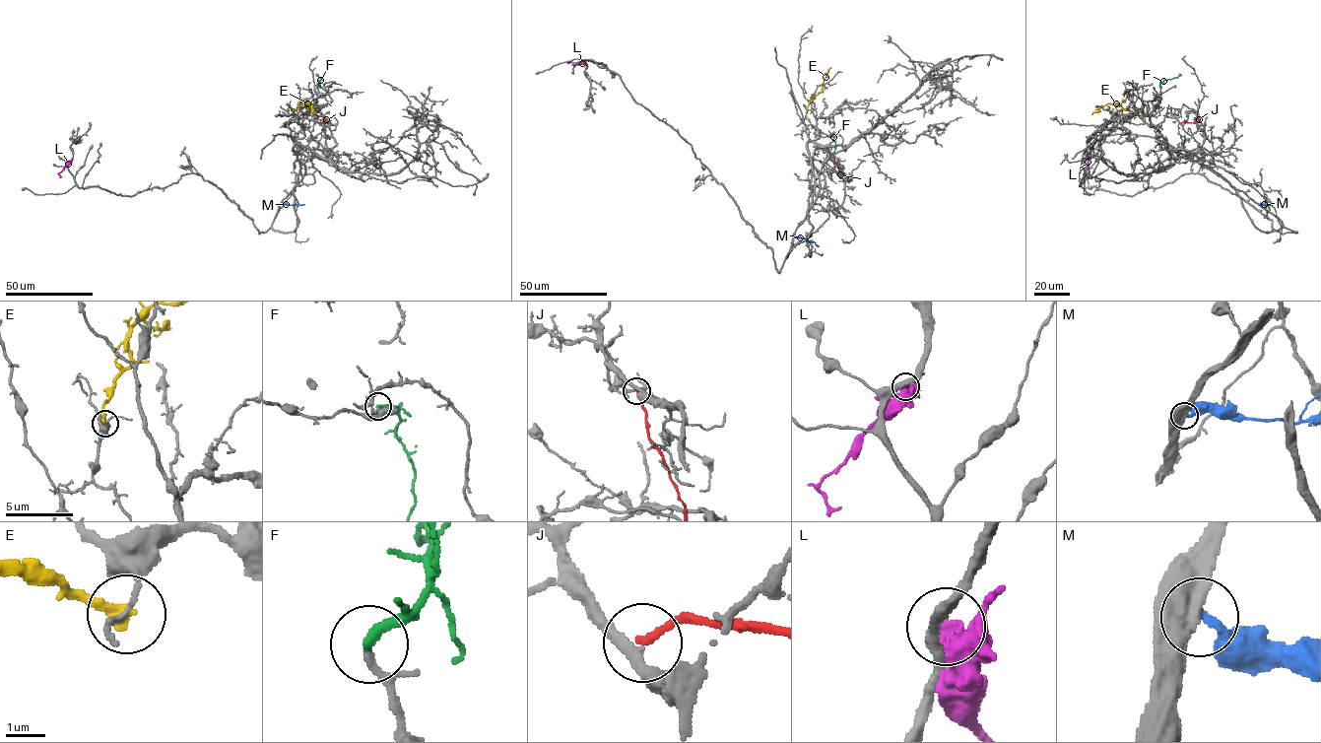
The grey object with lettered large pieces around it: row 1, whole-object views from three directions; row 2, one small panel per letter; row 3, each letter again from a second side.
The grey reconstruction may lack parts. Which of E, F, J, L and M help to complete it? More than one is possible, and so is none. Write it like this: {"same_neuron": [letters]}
{"same_neuron": ["F"]}

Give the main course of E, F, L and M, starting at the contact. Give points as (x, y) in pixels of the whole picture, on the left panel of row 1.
E: (293, 112), (298, 105), (309, 103), (315, 114)
F: (316, 87), (321, 79), (315, 74)
L: (70, 161), (59, 173), (62, 176)
M: (280, 204), (304, 204)

